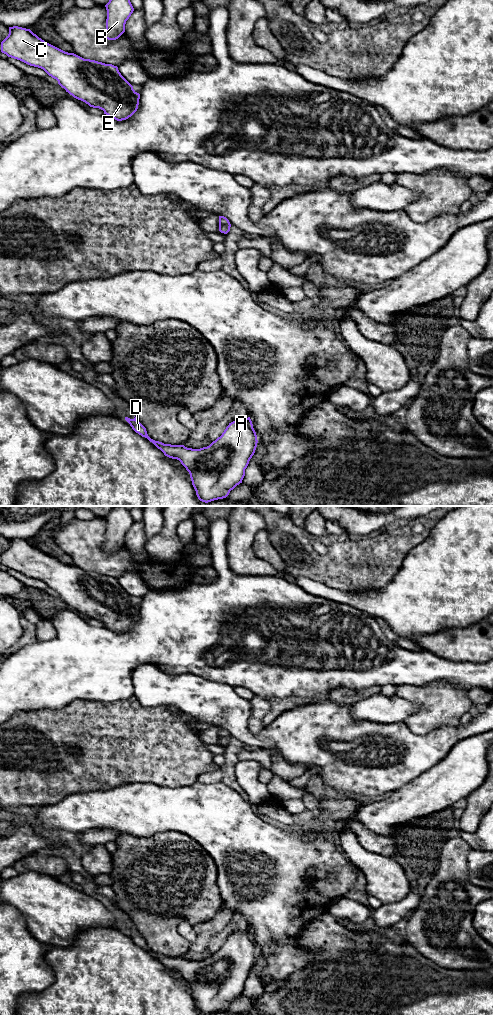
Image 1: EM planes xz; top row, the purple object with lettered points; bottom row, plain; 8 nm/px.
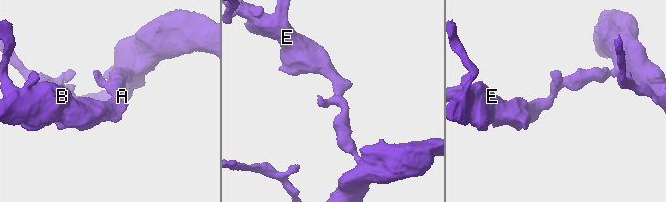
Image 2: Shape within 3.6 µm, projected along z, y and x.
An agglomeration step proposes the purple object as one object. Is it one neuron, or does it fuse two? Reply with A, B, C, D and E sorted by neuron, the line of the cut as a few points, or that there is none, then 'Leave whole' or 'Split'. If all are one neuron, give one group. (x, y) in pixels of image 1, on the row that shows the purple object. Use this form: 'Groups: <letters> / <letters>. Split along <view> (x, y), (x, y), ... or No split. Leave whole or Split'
Groups: A B C D E. No split. Leave whole

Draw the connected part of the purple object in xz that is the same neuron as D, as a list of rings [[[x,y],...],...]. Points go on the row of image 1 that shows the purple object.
[[[125,417],[125,420],[136,433],[147,438],[160,449],[165,456],[177,459],[181,462],[190,474],[192,485],[198,499],[205,503],[226,498],[231,490],[242,483],[245,476],[245,469],[254,455],[258,443],[257,435],[250,417],[229,423],[220,437],[209,446],[200,449],[192,449],[184,445],[171,445],[155,441],[148,436],[146,428],[136,420],[136,417],[134,419]]]

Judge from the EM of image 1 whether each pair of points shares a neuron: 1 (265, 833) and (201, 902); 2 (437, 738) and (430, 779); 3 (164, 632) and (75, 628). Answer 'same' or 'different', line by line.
1: different
2: different
3: same

